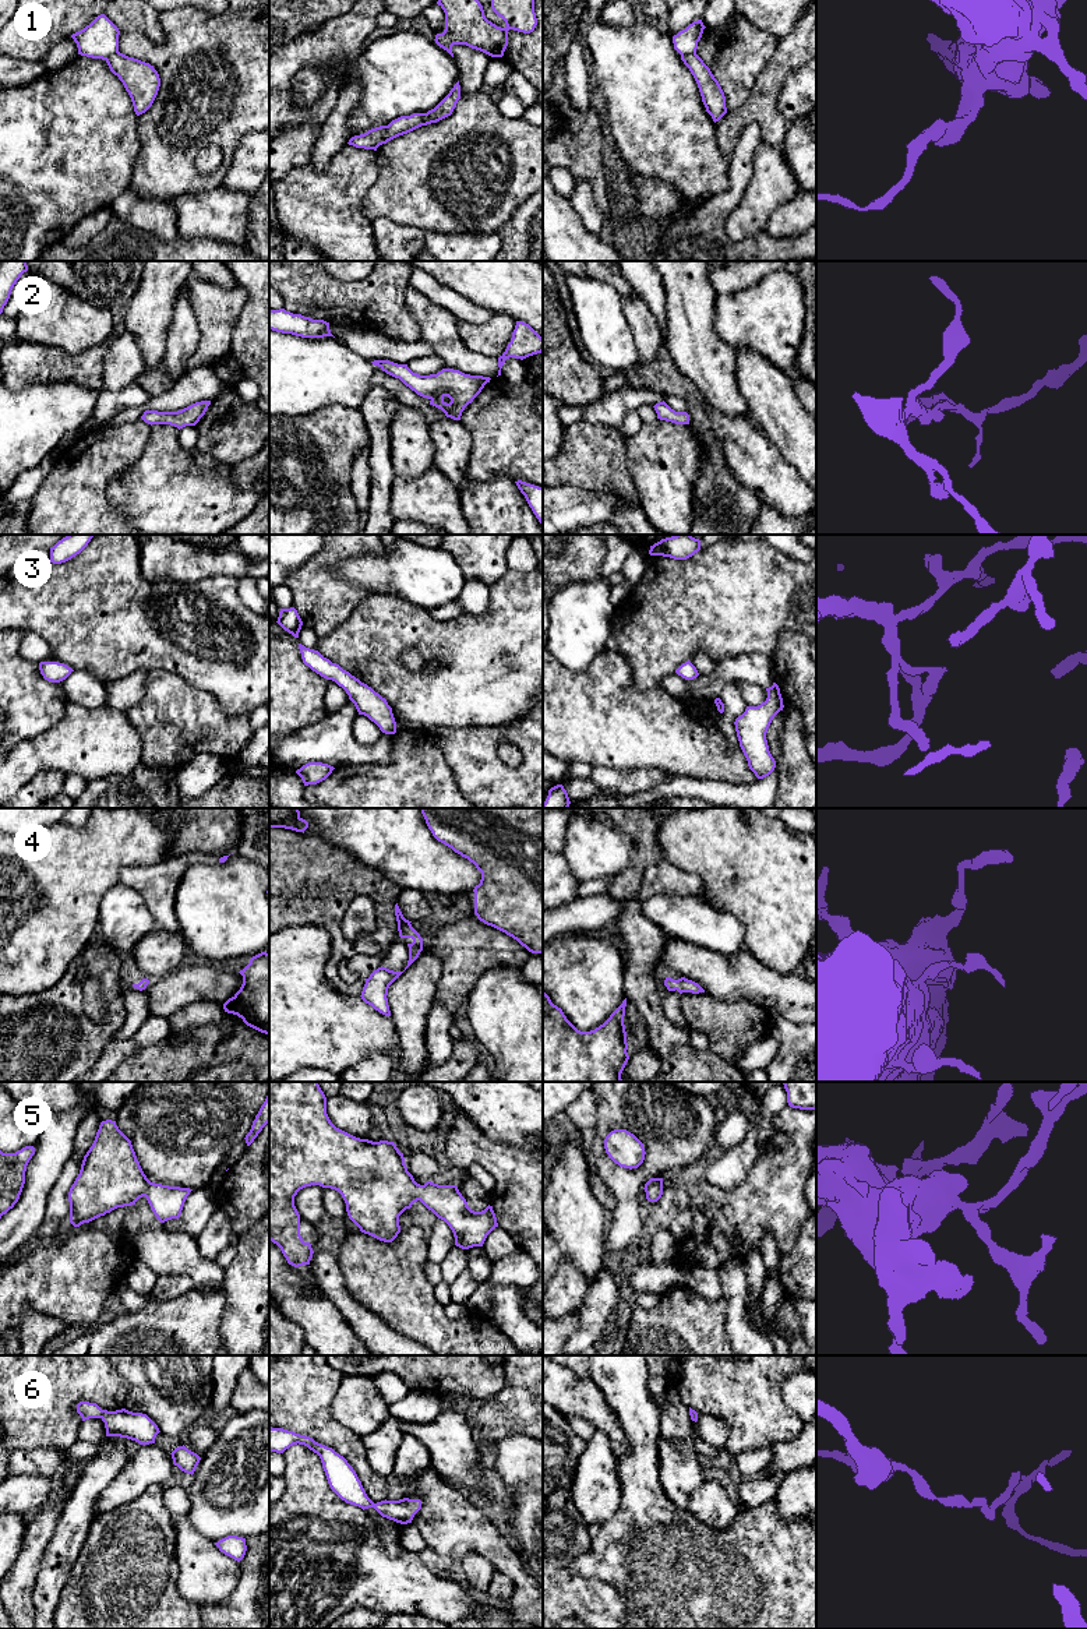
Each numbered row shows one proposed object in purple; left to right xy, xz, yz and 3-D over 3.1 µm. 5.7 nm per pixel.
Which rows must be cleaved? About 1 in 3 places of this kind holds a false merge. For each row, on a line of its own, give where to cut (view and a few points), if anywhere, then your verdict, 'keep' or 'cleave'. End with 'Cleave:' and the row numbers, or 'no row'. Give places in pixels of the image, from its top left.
1: cut in xz along (387, 126), (387, 134), (380, 144); cleave
2: no cut; keep
3: no cut; keep
4: no cut; keep
5: no cut; keep
6: no cut; keep
Cleave: 1

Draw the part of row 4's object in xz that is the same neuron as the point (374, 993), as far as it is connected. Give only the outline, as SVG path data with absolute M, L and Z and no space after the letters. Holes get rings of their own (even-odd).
M395 905L395 916L398 921L398 931L400 938L412 938L413 942L407 944L409 946L409 960L405 970L419 958L423 951L423 938L420 934L412 927L412 921L406 920L398 906ZM378 967L374 970L368 979L366 979L366 984L361 991L361 999L371 1005L375 1011L385 1016L391 1016L389 1005L388 1005L388 988L389 985L403 973L393 972L387 967ZM403 970L403 972L405 972Z

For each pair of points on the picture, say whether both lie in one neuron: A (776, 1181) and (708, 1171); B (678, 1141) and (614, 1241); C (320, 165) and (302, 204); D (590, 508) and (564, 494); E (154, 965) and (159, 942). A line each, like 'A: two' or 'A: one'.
A: two
B: one
C: two
D: one
E: one

